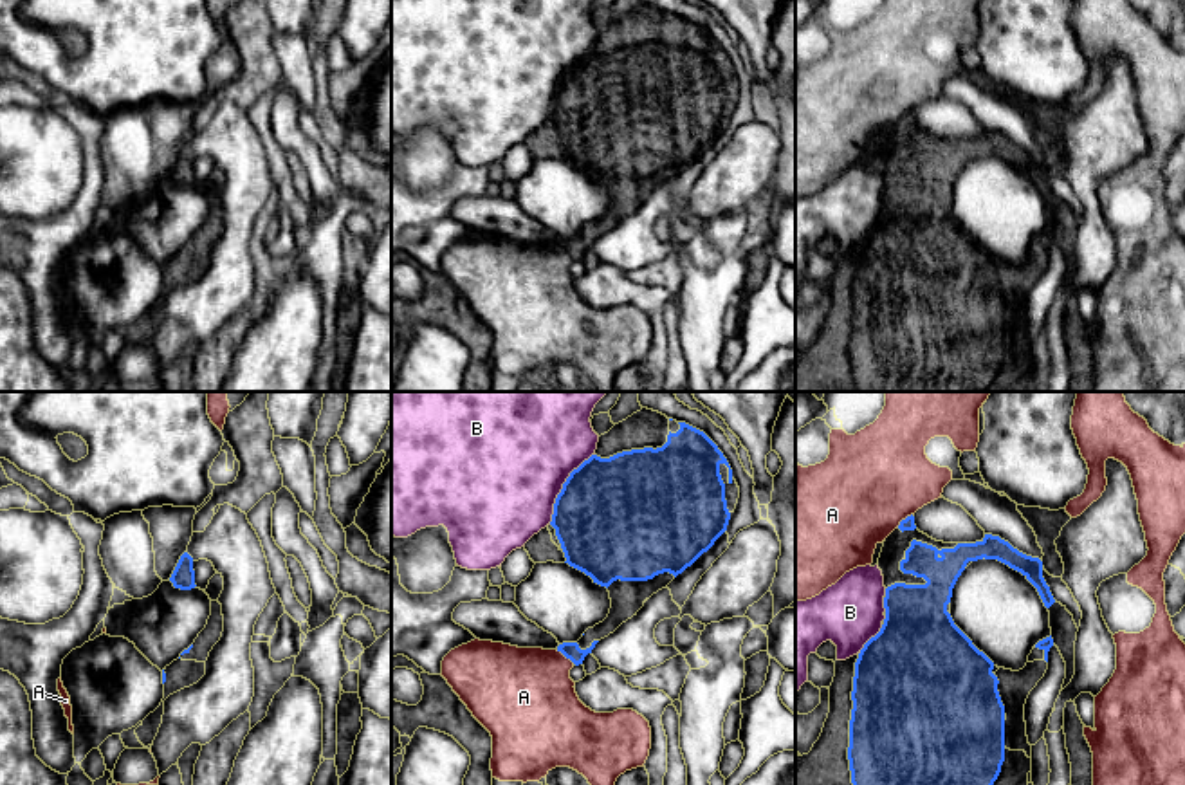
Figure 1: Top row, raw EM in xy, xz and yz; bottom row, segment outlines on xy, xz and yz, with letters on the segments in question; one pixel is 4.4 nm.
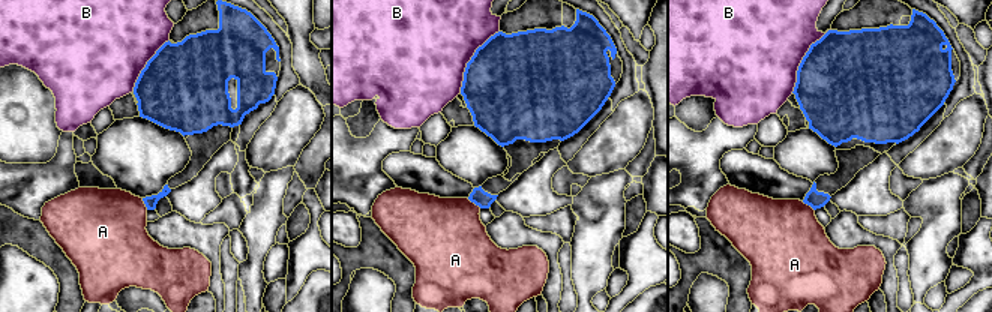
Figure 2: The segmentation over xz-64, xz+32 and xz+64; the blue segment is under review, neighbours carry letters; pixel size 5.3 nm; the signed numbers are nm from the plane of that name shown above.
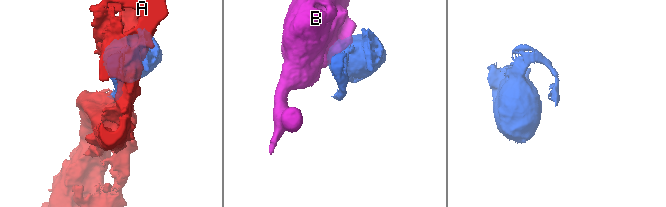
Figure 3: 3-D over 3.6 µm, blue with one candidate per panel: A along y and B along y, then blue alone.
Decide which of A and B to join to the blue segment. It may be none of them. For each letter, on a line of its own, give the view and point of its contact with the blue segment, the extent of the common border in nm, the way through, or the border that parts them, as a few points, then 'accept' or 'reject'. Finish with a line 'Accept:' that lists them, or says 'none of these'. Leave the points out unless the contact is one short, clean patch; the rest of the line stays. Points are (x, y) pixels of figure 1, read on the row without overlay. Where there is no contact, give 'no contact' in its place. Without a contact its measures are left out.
A: contact xz (565, 251); length 110 nm; reject
B: contact xz (563, 83); length 380 nm; reject
Accept: none of these

